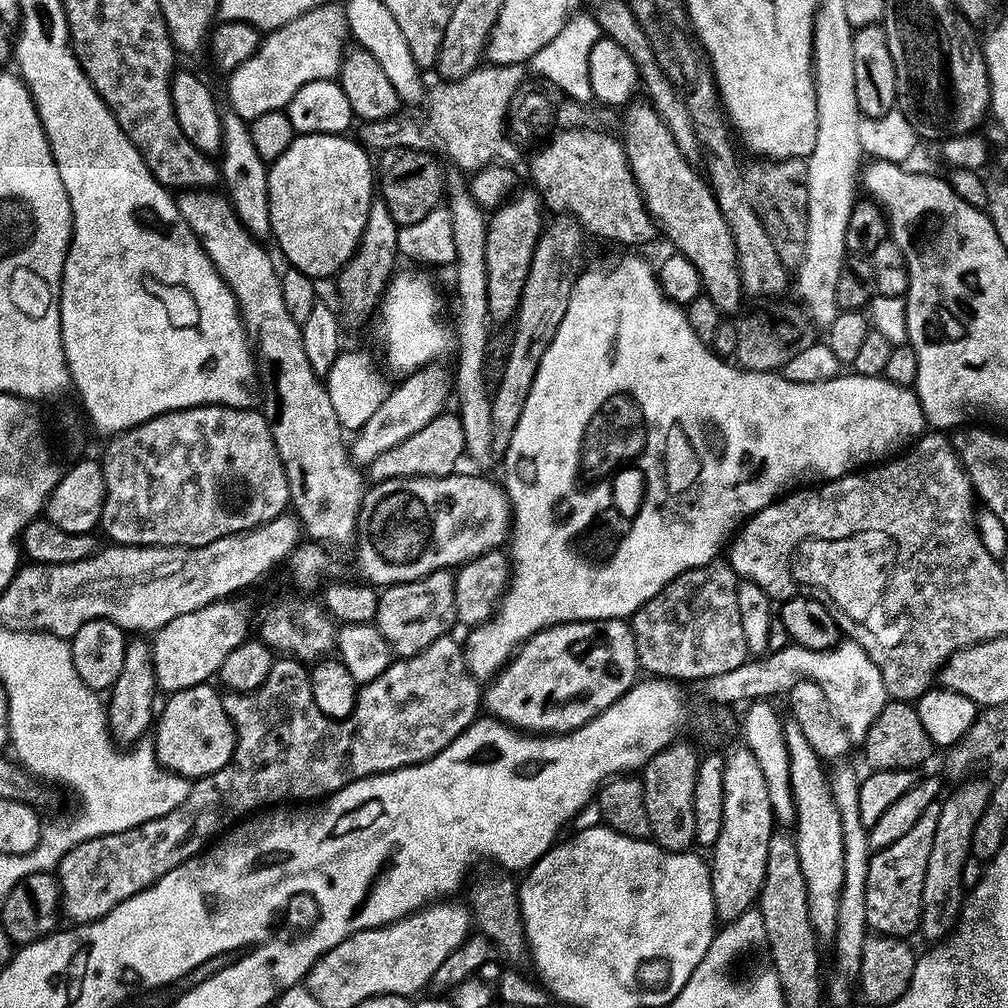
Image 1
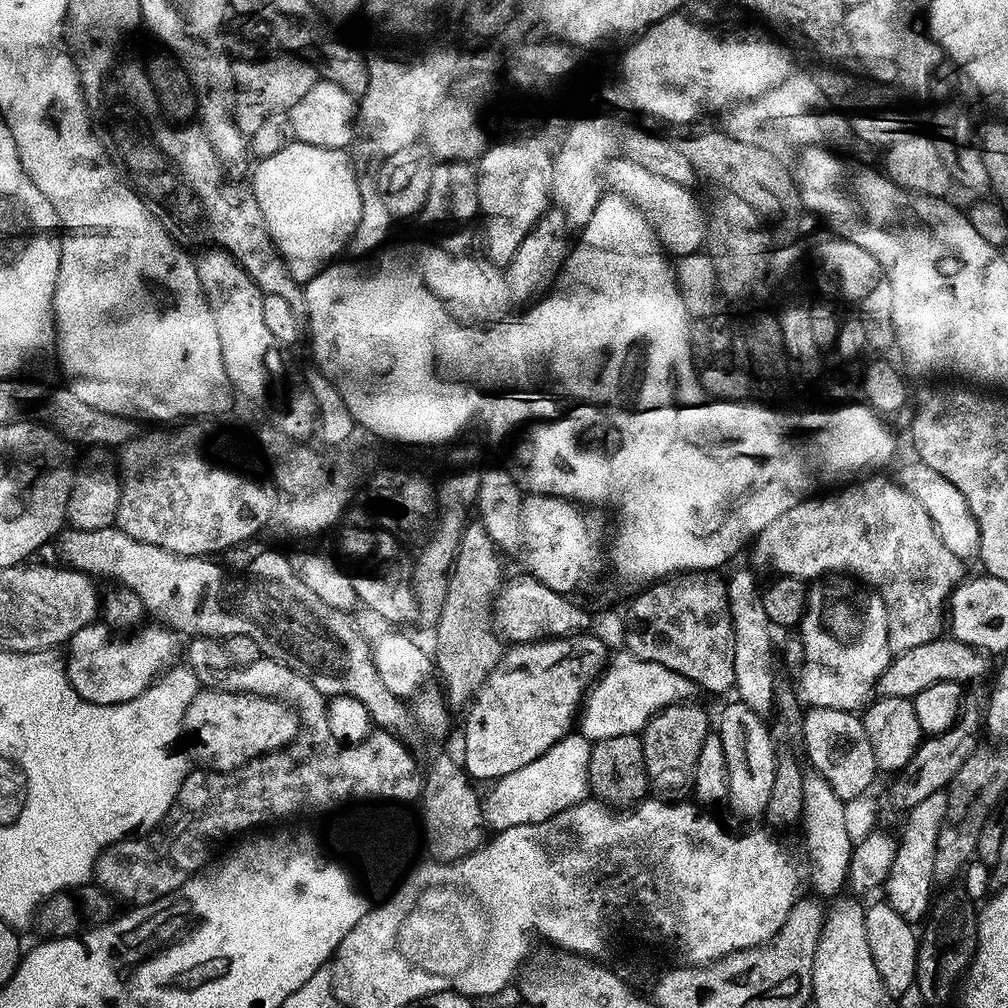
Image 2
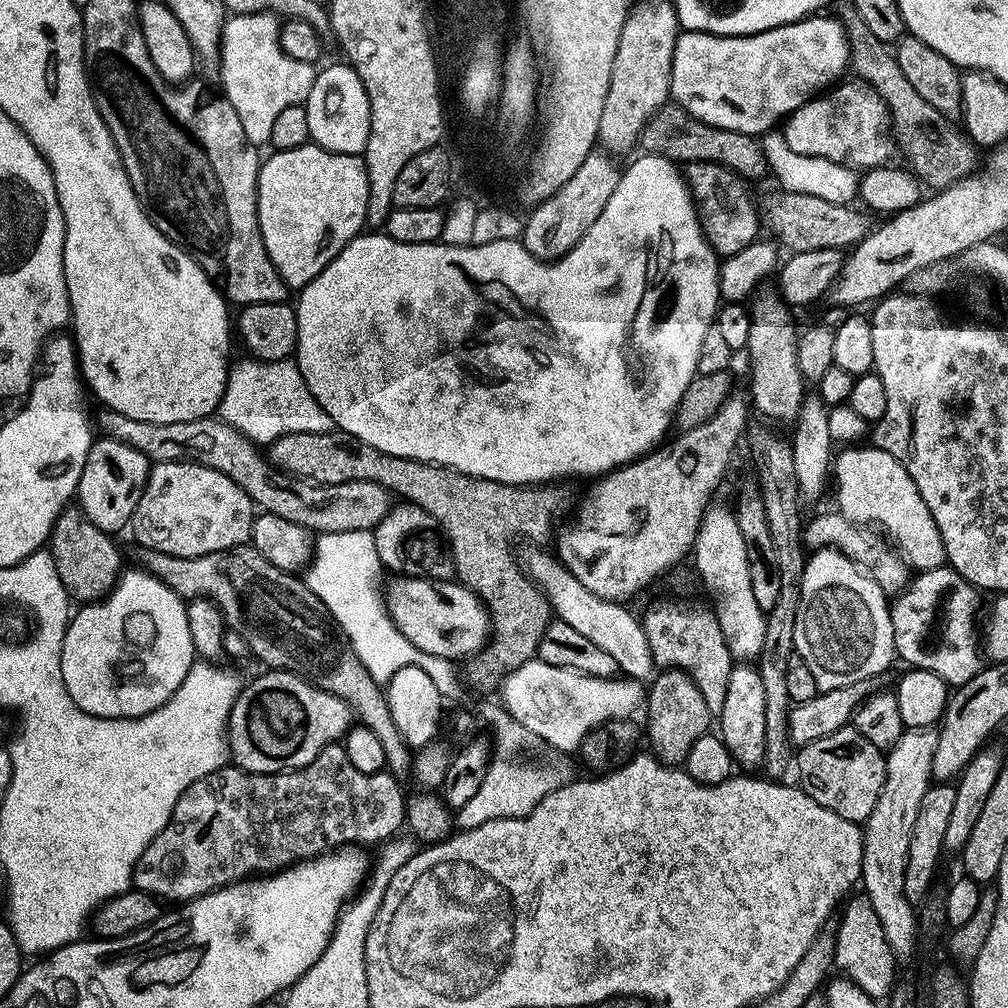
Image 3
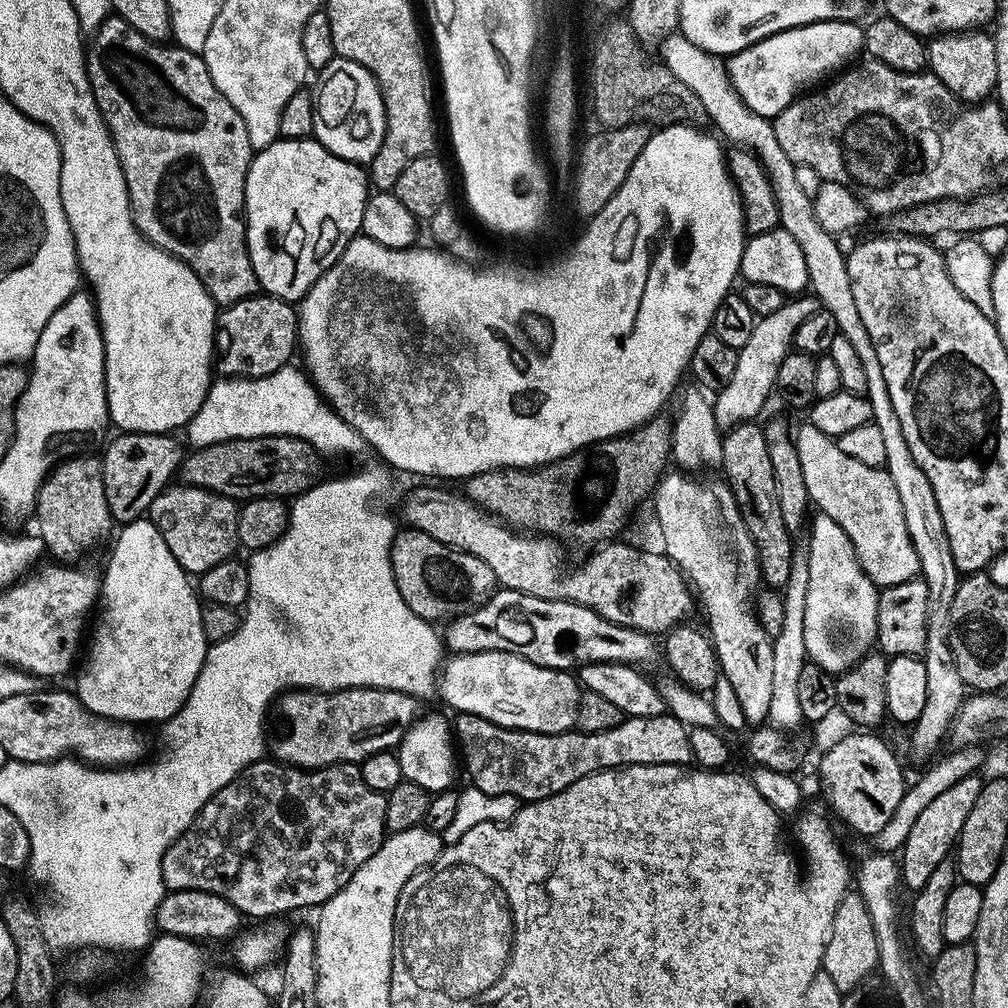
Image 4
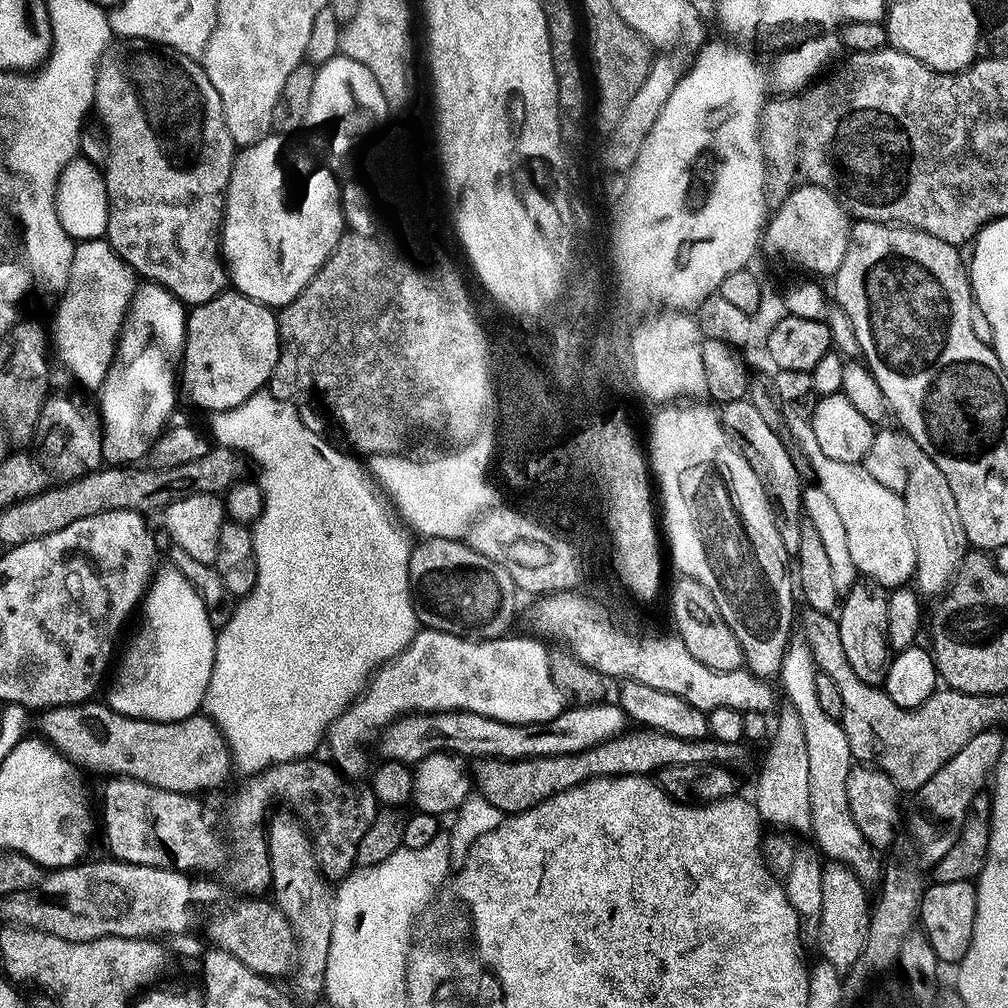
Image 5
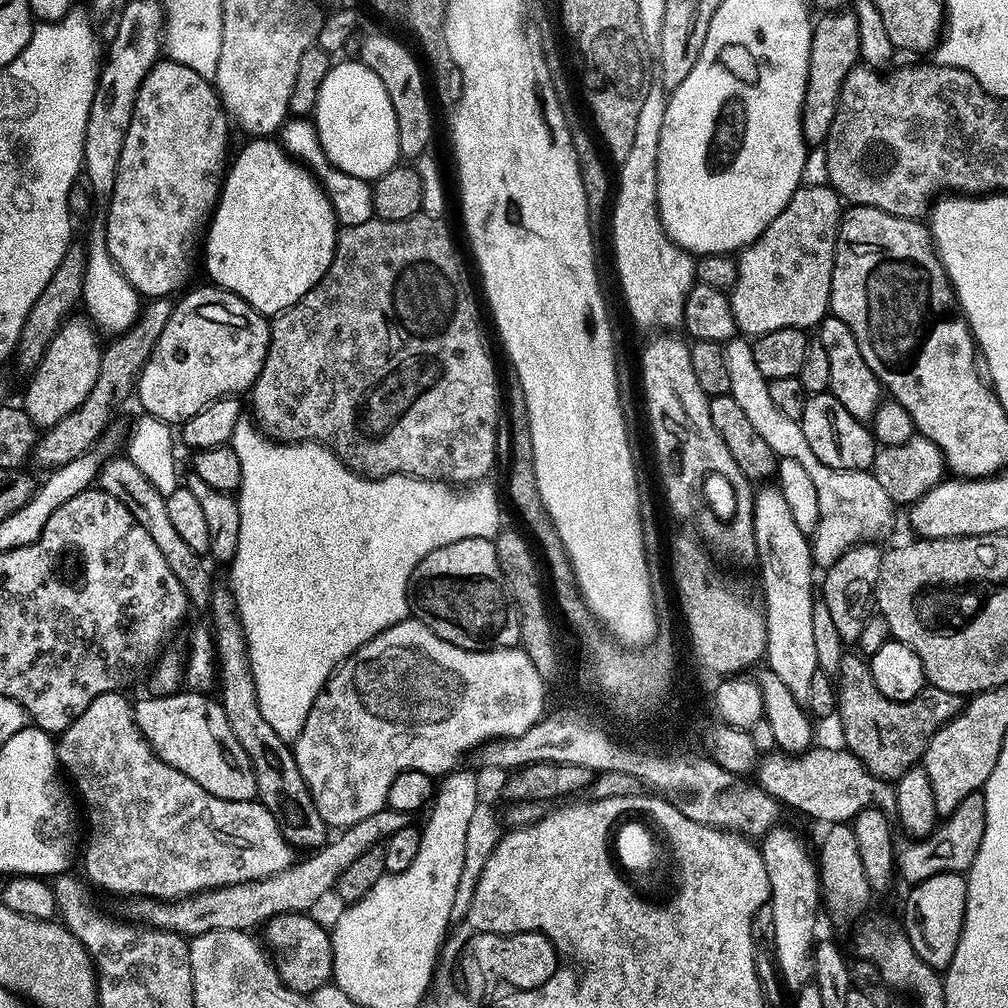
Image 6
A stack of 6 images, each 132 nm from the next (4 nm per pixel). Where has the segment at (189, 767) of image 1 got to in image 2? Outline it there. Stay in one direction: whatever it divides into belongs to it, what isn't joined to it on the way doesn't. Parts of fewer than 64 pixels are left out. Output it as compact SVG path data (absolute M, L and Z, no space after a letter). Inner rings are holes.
M201 690L184 715L184 732L192 739L191 755L213 772L233 772L267 752L286 748L300 733L300 717L291 704L249 692Z

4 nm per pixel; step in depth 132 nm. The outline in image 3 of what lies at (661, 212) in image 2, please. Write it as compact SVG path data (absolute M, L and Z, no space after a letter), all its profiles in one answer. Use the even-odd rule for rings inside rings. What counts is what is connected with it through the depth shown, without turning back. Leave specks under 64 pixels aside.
M692 160L683 165L682 175L696 205L696 216L700 220L700 229L717 257L735 256L758 240L756 231L761 231L761 221L757 205L752 205L752 196L748 193L745 177L740 176L721 164Z

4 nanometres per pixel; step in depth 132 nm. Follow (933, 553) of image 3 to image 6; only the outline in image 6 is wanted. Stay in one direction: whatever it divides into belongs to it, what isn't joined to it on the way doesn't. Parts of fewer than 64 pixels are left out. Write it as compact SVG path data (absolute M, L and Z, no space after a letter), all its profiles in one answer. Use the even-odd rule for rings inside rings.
M832 469L824 488L812 488L818 494L819 522L812 534L812 556L817 567L826 570L848 547L872 540L879 530L886 529L892 520L894 505L884 488L869 471L838 471Z

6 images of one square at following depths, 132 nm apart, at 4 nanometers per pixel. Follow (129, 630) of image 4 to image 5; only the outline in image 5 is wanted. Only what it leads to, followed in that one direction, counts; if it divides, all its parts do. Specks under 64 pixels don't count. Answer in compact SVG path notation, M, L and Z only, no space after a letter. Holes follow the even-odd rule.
M168 568L165 572L158 572L151 577L142 597L144 621L136 632L136 645L132 648L136 656L130 657L128 664L117 666L116 677L112 680L112 693L106 697L106 703L118 714L139 720L185 720L187 716L197 715L204 702L215 648L214 625L199 594L188 584L181 571L178 573Z

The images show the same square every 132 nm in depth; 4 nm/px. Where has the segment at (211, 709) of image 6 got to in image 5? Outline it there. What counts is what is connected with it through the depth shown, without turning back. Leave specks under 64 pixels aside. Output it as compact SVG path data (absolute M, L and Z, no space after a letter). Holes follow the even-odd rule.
M96 703L71 704L39 713L39 735L85 773L101 772L104 778L128 776L162 790L204 794L200 792L218 787L228 771L233 771L224 736L203 714L185 720L139 720L118 714L107 703Z

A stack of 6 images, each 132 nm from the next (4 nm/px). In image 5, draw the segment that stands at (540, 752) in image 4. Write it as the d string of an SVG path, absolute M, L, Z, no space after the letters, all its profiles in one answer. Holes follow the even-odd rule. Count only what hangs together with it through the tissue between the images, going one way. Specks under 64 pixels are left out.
M637 727L636 732L625 730L618 736L596 744L574 754L557 756L531 756L525 760L494 760L484 758L474 768L475 791L491 806L502 813L525 812L554 794L570 790L587 780L597 780L599 776L648 776L666 766L694 766L695 764L719 764L737 766L747 758L743 743L731 744L711 738L687 740L674 738L674 734L659 732L653 728Z

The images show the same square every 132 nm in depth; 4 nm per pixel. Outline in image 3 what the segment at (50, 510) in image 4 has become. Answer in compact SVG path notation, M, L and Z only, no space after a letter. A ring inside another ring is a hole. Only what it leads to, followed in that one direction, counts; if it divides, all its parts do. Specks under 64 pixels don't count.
M78 506L65 507L52 528L50 551L58 578L69 597L76 602L102 600L116 586L120 578L120 552L109 533L98 530L90 518Z

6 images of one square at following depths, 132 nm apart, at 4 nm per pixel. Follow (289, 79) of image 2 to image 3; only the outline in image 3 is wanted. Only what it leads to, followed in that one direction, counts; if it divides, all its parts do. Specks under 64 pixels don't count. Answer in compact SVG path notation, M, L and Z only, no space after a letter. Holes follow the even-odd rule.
M255 12L254 14L242 14L241 16L232 14L224 21L224 29L220 35L220 84L224 87L223 99L234 106L234 114L242 122L242 130L246 130L248 143L257 146L268 144L270 130L274 122L278 119L281 110L286 110L286 106L304 104L308 99L310 90L316 81L317 69L306 61L296 61L283 52L280 45L281 21L271 12Z

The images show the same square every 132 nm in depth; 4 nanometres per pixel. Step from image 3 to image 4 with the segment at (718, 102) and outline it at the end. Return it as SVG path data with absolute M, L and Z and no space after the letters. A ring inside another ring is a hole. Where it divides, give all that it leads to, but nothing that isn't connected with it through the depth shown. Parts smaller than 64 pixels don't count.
M845 19L814 22L784 30L730 56L726 62L728 78L748 109L772 120L795 100L804 84L813 87L817 85L814 83L827 79L828 74L833 75L847 67L856 58L854 56L863 51L864 34L865 29L859 23Z

